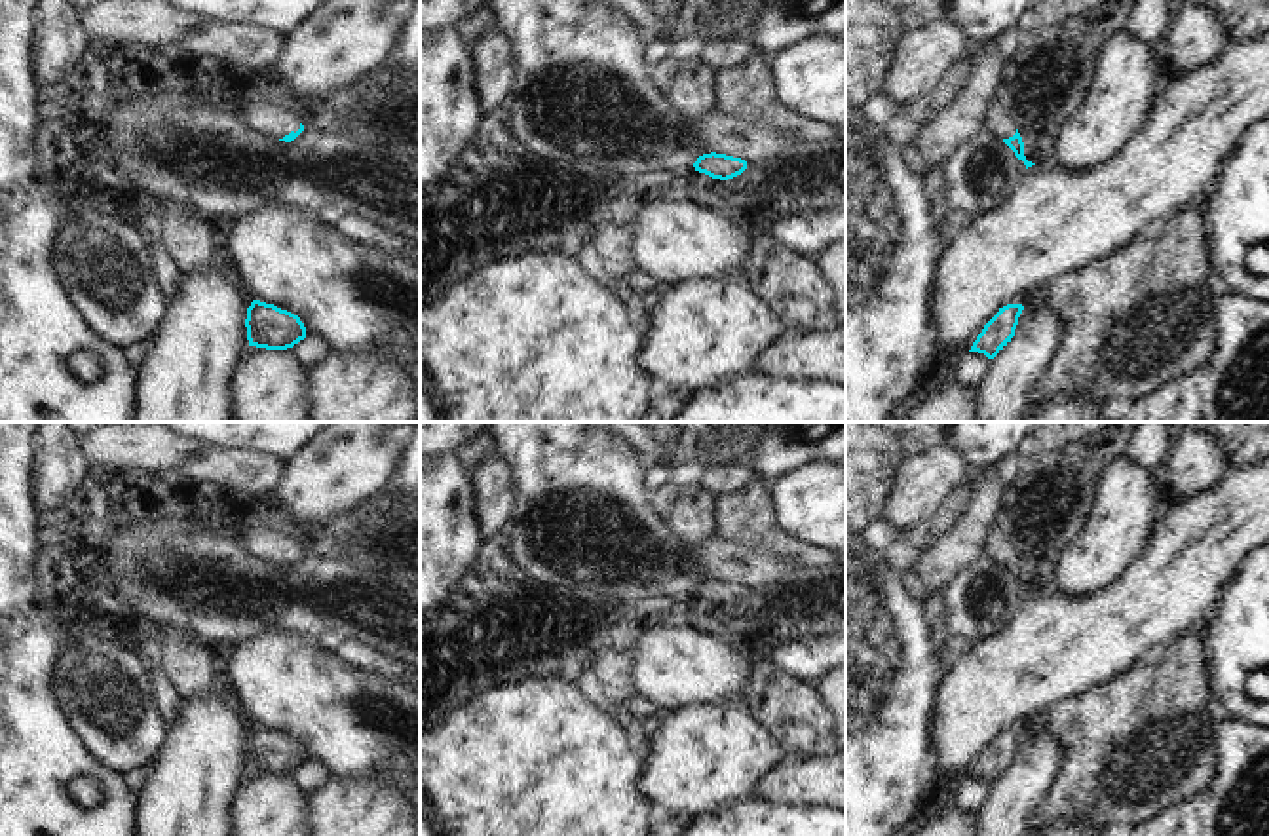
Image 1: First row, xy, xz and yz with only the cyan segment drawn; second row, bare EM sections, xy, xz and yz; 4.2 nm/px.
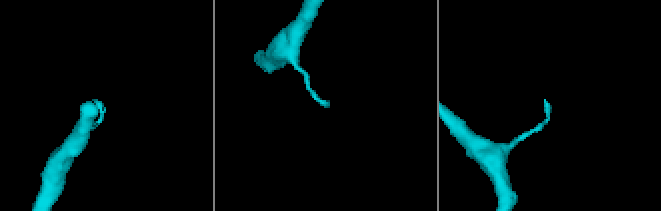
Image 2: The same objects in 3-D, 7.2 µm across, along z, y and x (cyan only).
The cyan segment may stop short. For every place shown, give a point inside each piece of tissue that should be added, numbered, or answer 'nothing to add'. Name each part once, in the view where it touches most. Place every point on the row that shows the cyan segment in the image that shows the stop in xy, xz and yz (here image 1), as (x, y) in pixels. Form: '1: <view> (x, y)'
1: xy (270, 120)

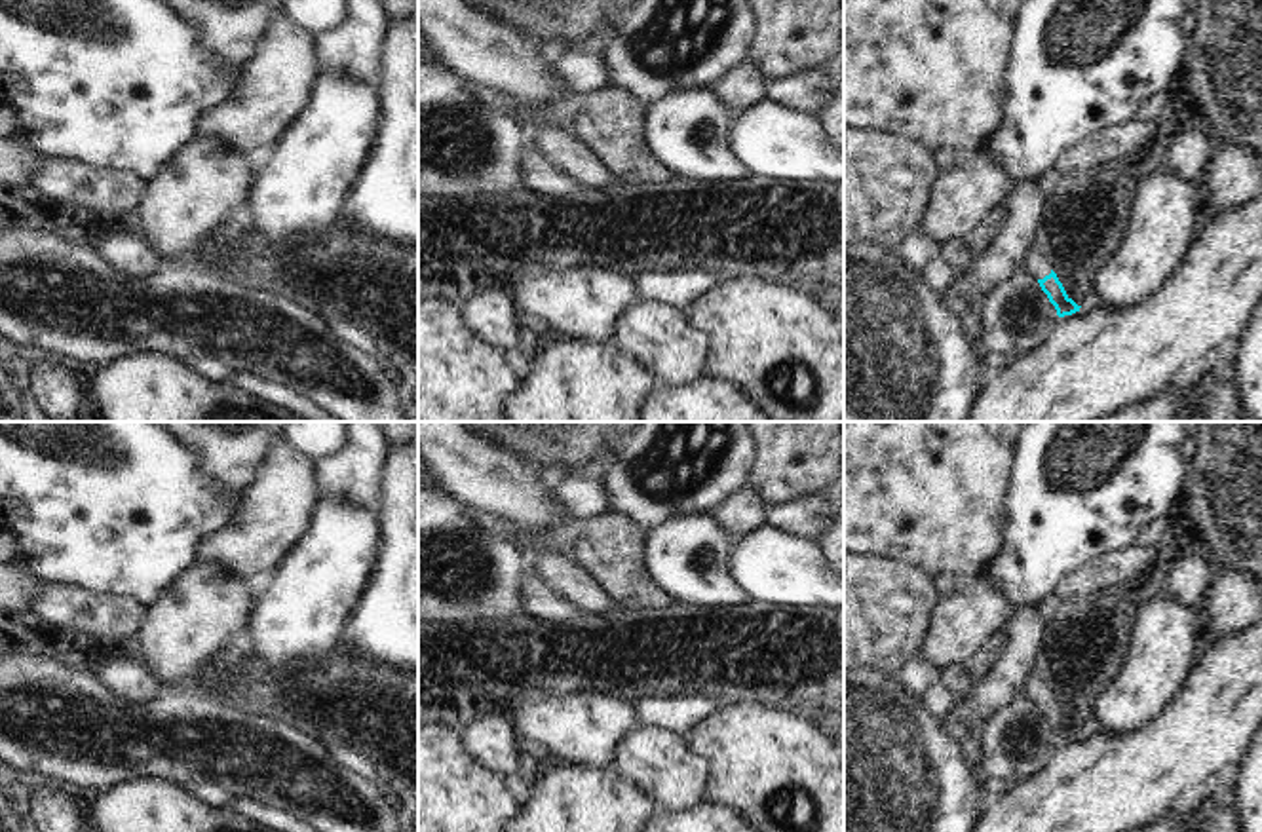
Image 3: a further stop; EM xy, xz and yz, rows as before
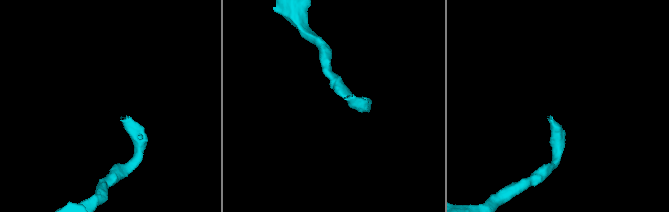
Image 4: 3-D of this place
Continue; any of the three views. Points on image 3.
1: yz (1034, 263)

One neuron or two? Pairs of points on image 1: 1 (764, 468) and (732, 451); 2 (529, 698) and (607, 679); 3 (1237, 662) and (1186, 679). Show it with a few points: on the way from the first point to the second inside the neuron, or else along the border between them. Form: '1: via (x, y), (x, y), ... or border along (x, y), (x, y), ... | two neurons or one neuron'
1: border along (757, 441), (743, 464) | two neurons
2: border along (588, 686), (593, 698), (612, 715) | two neurons
3: border along (1205, 627), (1207, 684), (1222, 715) | two neurons

